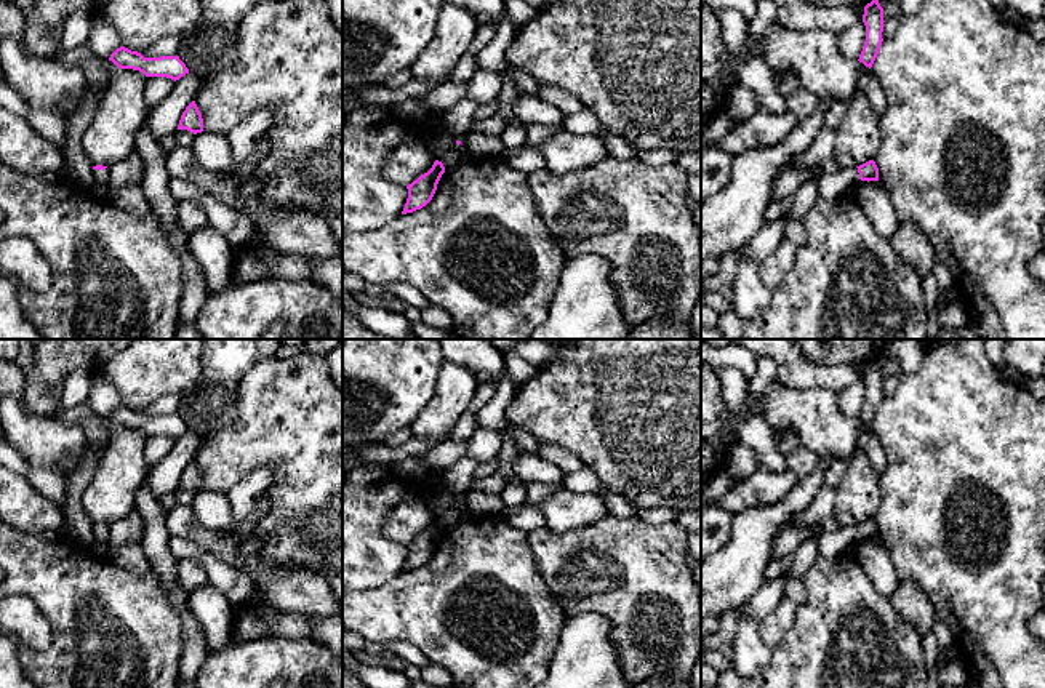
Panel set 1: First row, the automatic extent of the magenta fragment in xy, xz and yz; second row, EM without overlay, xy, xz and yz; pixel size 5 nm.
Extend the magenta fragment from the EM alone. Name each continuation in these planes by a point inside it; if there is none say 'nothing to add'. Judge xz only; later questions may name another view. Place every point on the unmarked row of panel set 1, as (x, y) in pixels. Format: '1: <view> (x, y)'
1: xz (458, 477)

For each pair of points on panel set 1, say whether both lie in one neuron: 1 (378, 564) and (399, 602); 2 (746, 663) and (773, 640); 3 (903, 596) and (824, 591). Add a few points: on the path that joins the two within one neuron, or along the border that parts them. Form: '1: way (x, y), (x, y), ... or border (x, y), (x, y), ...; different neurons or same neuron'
1: border (402, 573), (380, 586), (359, 591); different neurons
2: border (757, 623), (760, 637), (773, 648); different neurons
3: border (888, 599), (914, 628); different neurons

